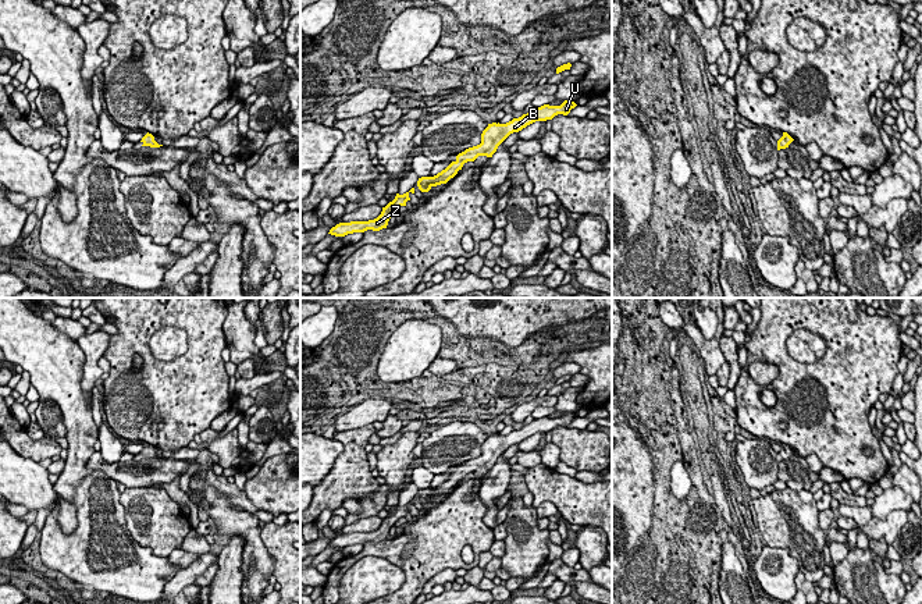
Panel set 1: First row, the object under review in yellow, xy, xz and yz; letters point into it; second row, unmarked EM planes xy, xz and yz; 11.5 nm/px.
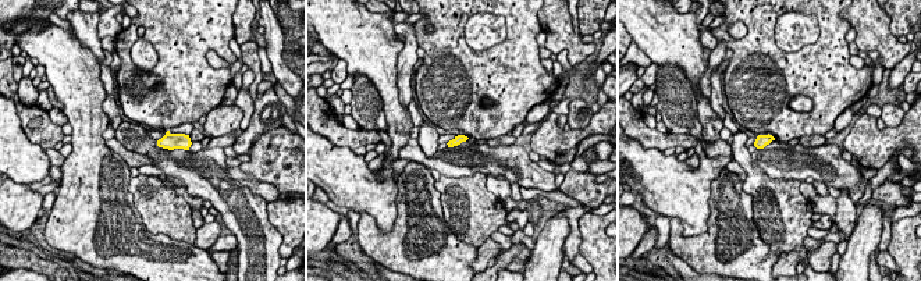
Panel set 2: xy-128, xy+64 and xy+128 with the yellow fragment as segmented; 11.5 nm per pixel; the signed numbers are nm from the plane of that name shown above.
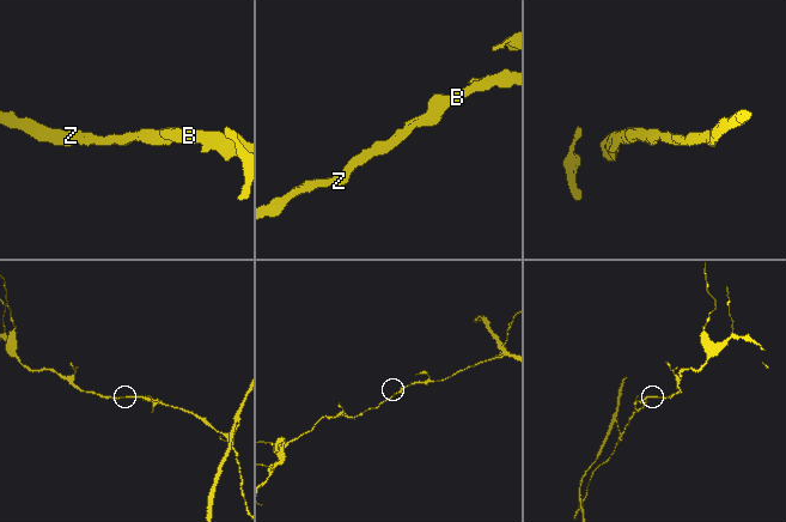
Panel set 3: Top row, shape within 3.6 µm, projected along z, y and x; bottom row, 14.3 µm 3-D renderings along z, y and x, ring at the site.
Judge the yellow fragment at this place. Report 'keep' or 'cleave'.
keep

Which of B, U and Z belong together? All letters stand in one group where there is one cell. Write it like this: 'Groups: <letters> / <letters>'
Groups: B U Z

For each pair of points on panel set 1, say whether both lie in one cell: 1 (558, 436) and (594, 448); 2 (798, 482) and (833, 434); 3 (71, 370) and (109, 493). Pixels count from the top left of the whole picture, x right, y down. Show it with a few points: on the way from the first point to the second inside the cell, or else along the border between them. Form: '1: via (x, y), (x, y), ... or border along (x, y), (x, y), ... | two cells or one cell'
1: via (566, 439), (579, 448), (586, 448) | one cell
2: border along (797, 452), (804, 458) | two cells
3: via (74, 402), (79, 423), (79, 465) | one cell

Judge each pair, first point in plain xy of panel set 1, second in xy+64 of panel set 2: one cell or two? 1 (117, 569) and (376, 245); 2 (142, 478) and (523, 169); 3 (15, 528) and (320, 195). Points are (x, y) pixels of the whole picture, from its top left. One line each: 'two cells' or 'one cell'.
1: one cell
2: one cell
3: two cells

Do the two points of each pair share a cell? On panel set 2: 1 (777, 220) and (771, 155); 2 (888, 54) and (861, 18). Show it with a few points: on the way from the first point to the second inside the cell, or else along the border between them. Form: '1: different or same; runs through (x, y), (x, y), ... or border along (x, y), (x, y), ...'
1: different; border along (750, 155), (770, 177), (797, 178), (800, 181)
2: same; runs through (888, 46), (870, 27)

